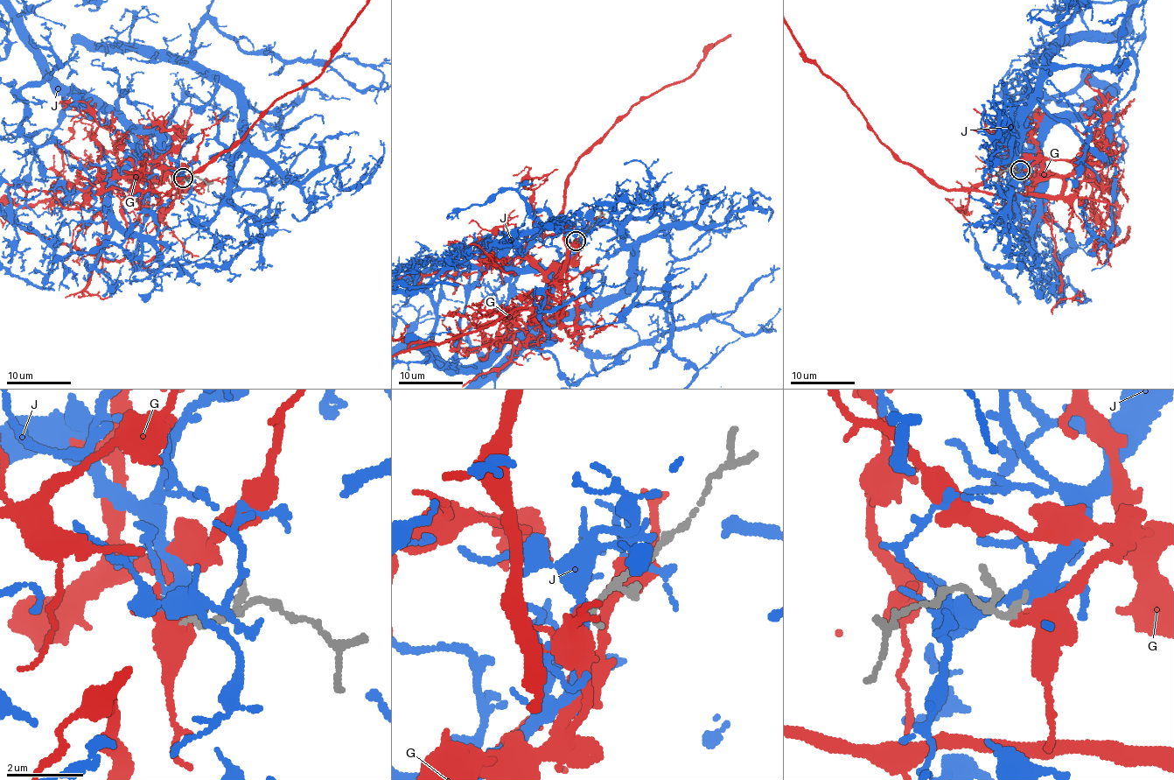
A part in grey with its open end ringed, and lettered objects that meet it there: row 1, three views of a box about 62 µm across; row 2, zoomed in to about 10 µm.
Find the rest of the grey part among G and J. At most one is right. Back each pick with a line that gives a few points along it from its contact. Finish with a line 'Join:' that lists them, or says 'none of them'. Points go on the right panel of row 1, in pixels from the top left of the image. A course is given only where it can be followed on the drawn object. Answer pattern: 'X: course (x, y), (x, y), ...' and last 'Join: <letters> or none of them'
Join: J

